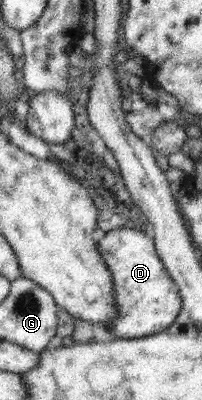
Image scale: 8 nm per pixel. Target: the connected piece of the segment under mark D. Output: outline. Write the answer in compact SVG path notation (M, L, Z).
M115 228L104 234L102 240L97 241L100 256L104 259L108 270L113 276L117 315L111 320L109 330L116 338L142 338L155 335L168 328L179 315L182 308L179 288L171 279L164 263L160 260L153 239L147 237L142 228Z

